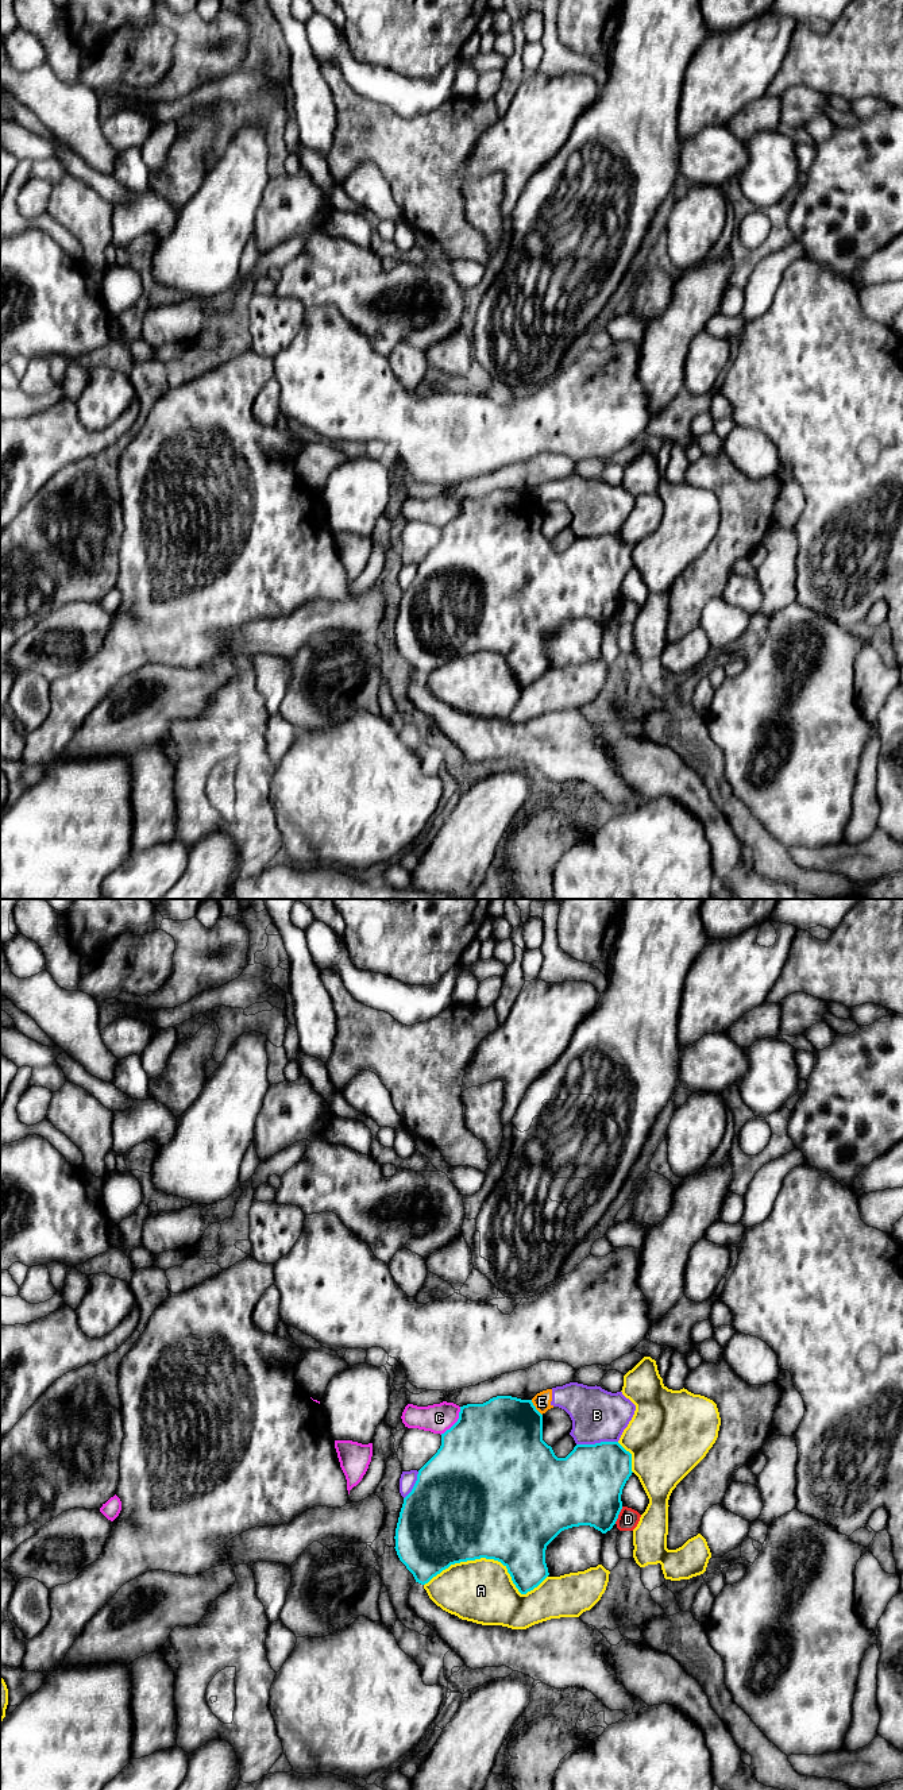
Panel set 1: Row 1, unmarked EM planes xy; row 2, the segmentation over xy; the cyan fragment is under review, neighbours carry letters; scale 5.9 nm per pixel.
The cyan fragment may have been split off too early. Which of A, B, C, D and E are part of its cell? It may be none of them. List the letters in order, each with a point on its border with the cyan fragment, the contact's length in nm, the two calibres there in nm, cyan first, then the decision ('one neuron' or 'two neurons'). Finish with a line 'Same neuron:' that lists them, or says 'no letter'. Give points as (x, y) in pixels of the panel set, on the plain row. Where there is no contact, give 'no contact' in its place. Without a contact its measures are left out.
A: meets cyan in xy at (490, 651); contact 750 nm long; 500 nm thick on the cyan side, 380 nm on the other; two neurons
B: meets cyan in xy at (597, 536); contact 240 nm long; 420 nm thick on the cyan side, 320 nm on the other; two neurons
C: meets cyan in xy at (456, 514); contact 200 nm long; 500 nm thick on the cyan side, 170 nm on the other; two neurons
D: meets cyan in xy at (618, 606); contact 120 nm long; 440 nm thick on the cyan side, 130 nm on the other; two neurons
E: meets cyan in xy at (535, 501); contact 120 nm long; 460 nm thick on the cyan side, 100 nm on the other; two neurons
Same neuron: no letter

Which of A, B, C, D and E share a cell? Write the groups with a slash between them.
A / B E / C / D

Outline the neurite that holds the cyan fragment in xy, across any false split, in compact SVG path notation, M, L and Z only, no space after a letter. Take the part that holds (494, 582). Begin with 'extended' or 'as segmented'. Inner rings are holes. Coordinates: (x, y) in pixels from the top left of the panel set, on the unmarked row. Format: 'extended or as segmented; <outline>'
as segmented; M497 489L483 497L467 497L460 499L458 514L441 526L441 539L437 545L418 563L417 574L412 585L404 591L395 621L395 644L400 653L413 667L416 675L425 678L433 670L451 657L475 653L481 651L501 655L512 670L521 687L537 680L548 668L545 656L547 639L564 622L590 618L606 626L615 617L622 602L622 582L632 568L632 547L618 535L601 535L595 537L576 537L566 551L557 551L551 539L543 533L543 508L536 502L532 493L521 493L512 489Z

